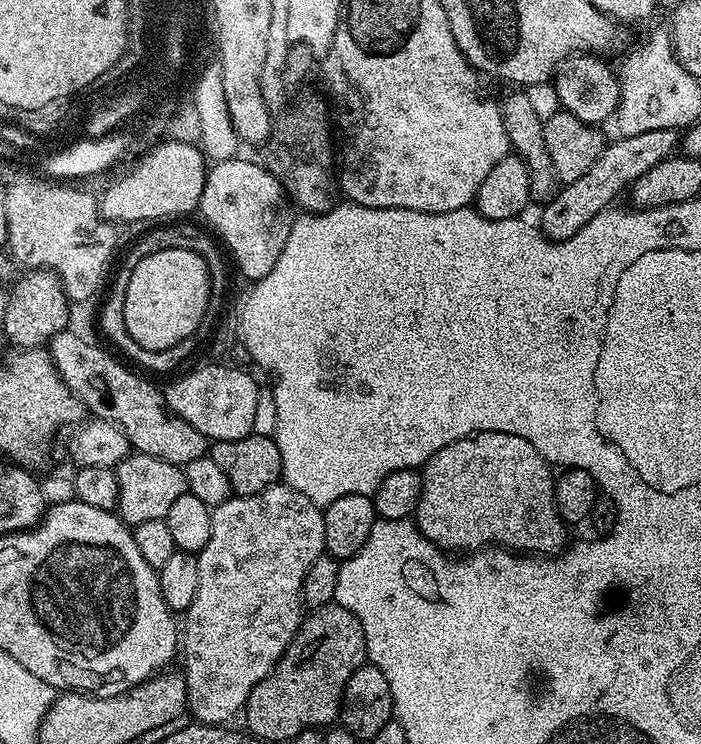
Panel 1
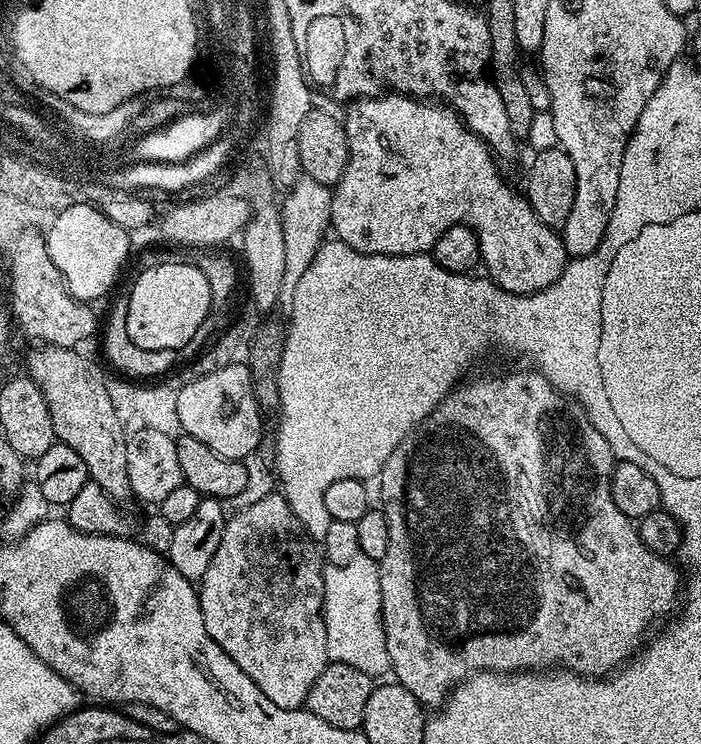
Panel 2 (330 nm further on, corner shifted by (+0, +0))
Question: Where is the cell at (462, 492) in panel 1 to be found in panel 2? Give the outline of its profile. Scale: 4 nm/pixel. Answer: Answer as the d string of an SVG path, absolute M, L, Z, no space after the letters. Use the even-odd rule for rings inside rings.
M528 368L500 372L497 376L476 376L457 384L448 397L408 433L394 454L386 458L378 477L380 500L384 503L382 511L386 526L390 526L390 546L378 562L382 594L380 613L388 662L391 675L396 675L393 676L395 683L410 690L421 706L443 705L452 689L473 672L522 672L563 666L581 676L603 678L636 655L642 644L640 635L672 607L677 607L676 595L682 592L682 576L677 565L672 565L671 559L646 550L636 524L614 506L610 494L614 463L610 442L598 434L575 400L559 392L540 371Z

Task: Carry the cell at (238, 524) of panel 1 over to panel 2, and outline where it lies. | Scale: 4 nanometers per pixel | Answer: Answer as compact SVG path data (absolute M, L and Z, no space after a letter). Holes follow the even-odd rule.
M273 494L266 498L258 498L258 502L246 504L235 509L237 512L227 517L222 530L222 542L218 542L218 550L214 550L214 558L210 558L210 566L206 566L206 574L198 582L198 595L200 597L200 609L202 610L202 622L206 622L206 631L238 666L242 666L243 672L250 674L250 682L274 702L274 706L283 708L304 708L308 702L310 686L318 682L318 674L329 664L328 651L326 650L326 622L324 621L324 570L325 561L319 547L306 535L304 527L294 518L294 510L286 502L283 494Z

